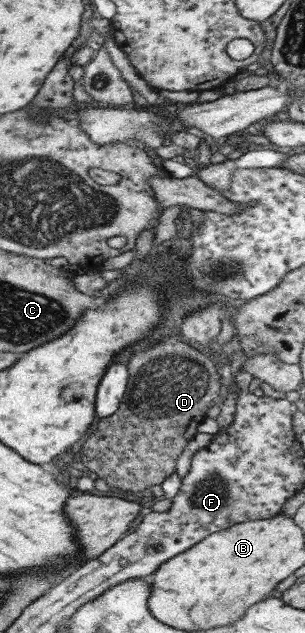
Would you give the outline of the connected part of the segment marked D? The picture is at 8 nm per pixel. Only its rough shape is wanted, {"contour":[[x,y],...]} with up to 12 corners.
{"contour":[[175,337],[128,360],[79,460],[148,493],[177,472],[221,374]]}

